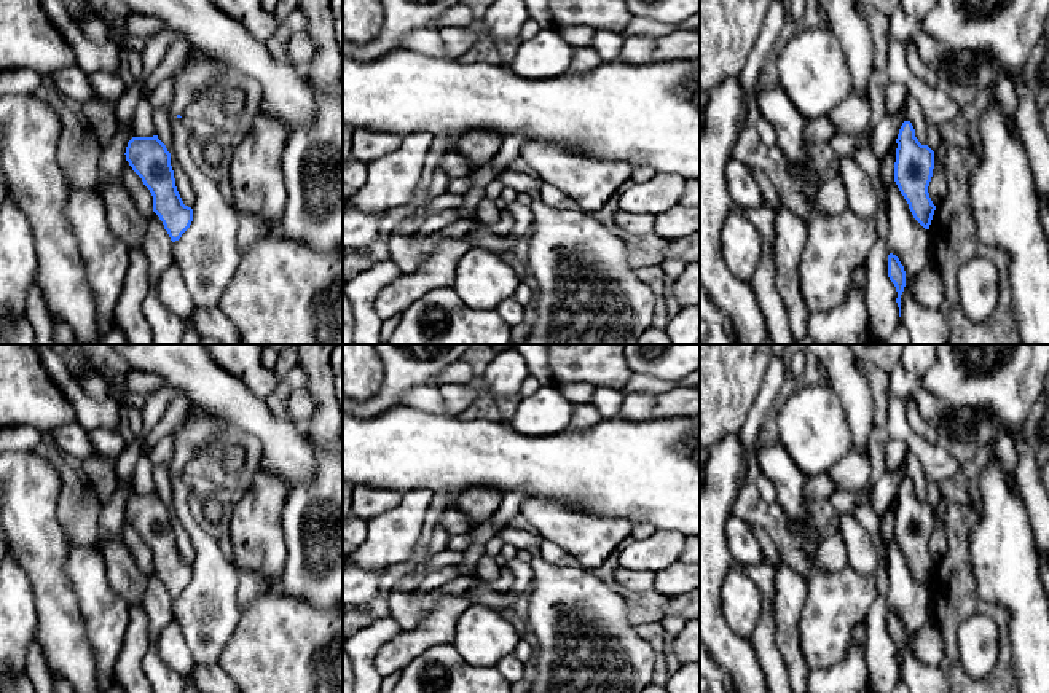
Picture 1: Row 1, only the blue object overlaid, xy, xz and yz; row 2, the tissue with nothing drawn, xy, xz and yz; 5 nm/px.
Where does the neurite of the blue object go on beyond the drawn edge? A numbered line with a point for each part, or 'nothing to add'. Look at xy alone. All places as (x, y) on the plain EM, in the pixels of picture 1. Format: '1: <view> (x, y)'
1: xy (203, 430)

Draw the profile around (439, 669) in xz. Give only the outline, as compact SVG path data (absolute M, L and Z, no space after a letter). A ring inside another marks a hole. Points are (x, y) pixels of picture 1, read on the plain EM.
M453 644L414 656L391 693L510 693L496 666L469 664Z

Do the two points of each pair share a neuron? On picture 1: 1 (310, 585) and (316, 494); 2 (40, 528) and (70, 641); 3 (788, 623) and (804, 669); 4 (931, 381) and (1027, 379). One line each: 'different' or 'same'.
1: same
2: same
3: same
4: same

